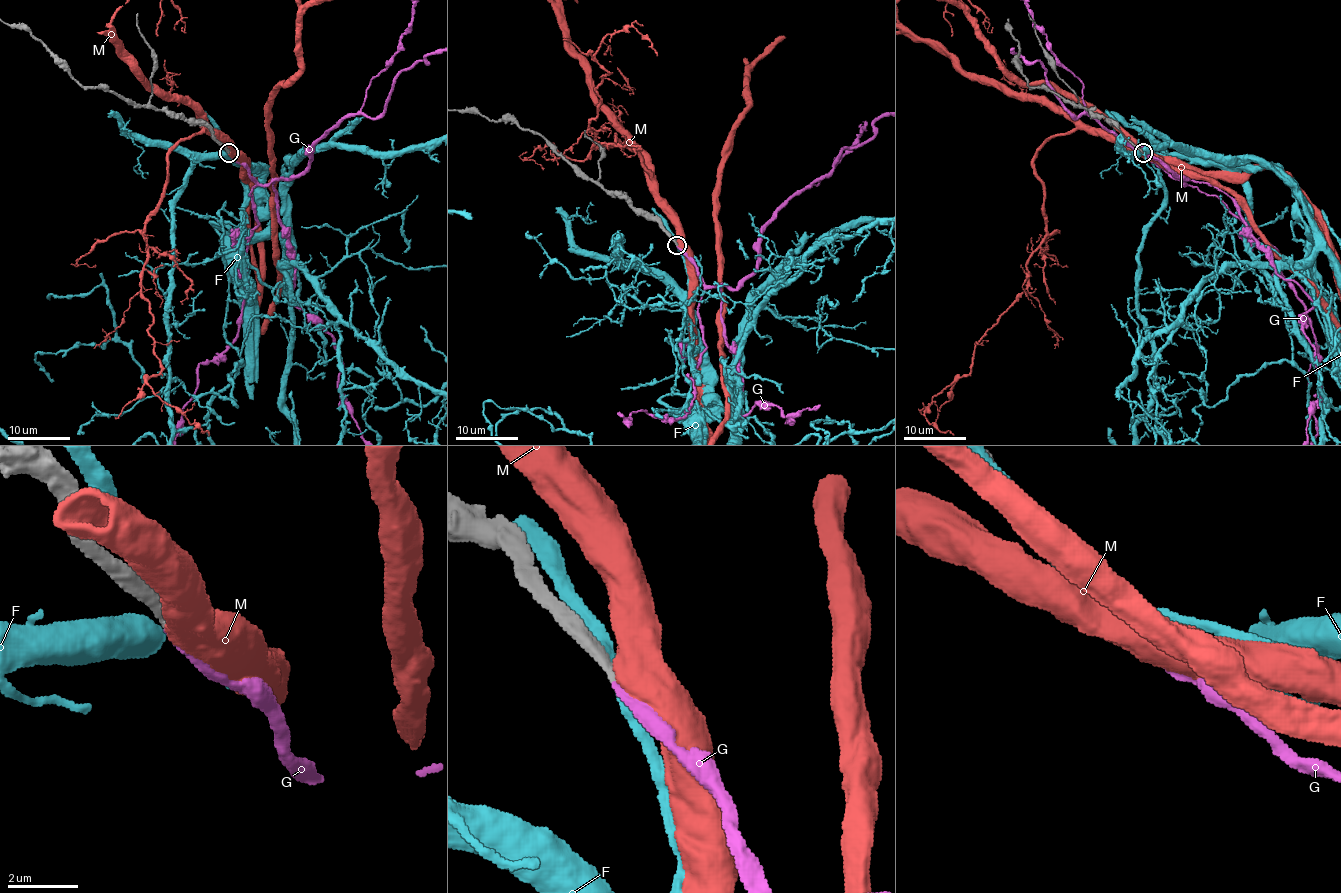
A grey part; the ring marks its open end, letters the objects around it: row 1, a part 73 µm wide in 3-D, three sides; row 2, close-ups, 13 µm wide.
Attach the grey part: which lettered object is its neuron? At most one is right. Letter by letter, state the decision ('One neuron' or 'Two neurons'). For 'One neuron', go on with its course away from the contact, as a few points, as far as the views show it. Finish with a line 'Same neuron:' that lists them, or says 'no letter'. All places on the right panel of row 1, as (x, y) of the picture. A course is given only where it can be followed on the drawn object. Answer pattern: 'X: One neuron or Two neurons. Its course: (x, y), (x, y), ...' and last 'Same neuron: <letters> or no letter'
F: Two neurons
G: One neuron
M: Two neurons
Same neuron: G

